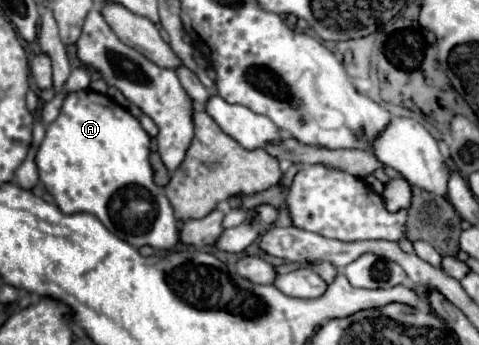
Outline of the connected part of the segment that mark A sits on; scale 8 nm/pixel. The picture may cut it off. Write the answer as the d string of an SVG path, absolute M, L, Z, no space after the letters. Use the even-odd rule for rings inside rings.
M86 88L86 90L66 94L60 116L46 128L46 138L36 154L36 166L38 166L40 182L44 184L46 192L52 194L52 198L56 200L62 212L66 214L88 212L96 216L114 236L132 244L134 248L140 248L144 244L152 248L174 248L180 242L180 224L164 190L154 184L148 156L150 156L150 136L142 128L138 118L132 116L124 106L112 102L110 96ZM142 190L148 192L146 196L154 204L154 212L144 222L136 222L134 218L128 216L128 208L126 208L128 198L124 196L126 192L138 194Z

